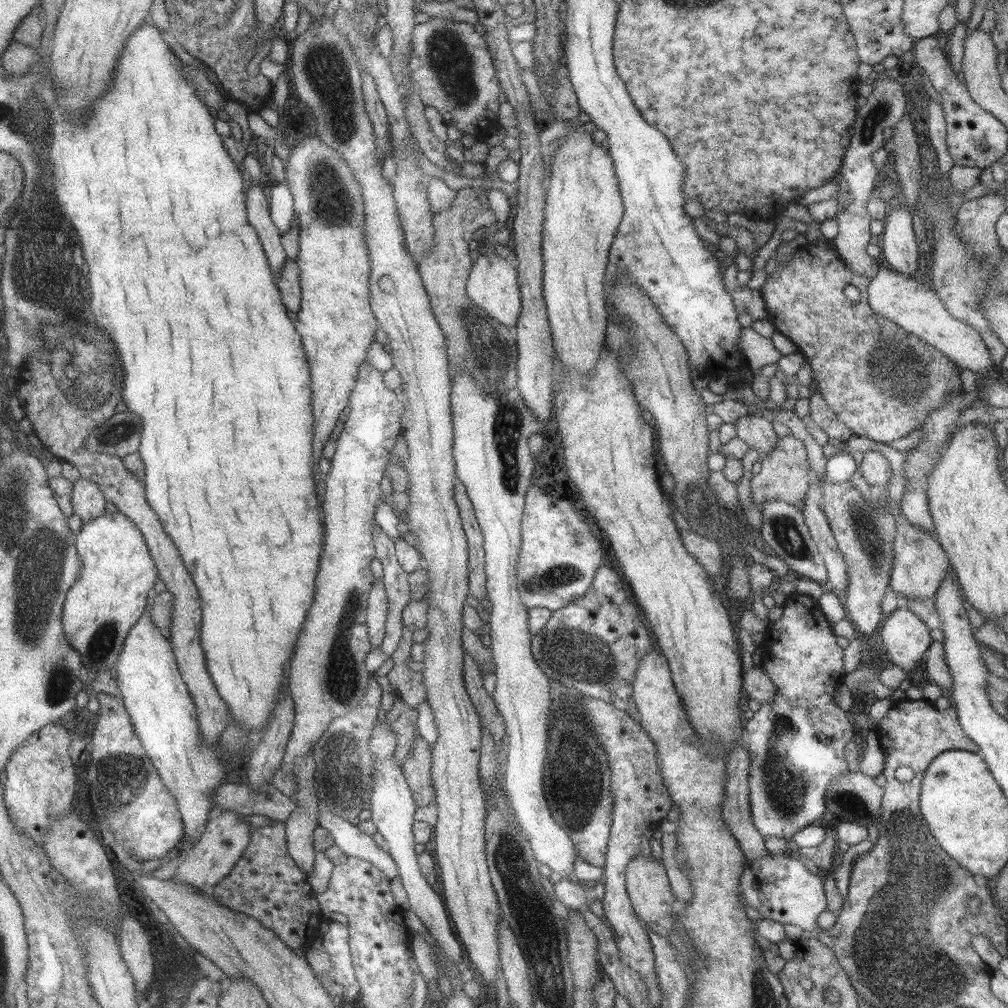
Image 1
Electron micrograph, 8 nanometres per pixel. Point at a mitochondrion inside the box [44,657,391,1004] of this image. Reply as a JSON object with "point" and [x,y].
{"point":[120,780]}

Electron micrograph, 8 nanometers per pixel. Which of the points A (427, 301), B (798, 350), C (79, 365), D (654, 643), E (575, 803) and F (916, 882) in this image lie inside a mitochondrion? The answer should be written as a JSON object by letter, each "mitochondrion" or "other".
{"A":"other","B":"other","C":"mitochondrion","D":"other","E":"mitochondrion","F":"mitochondrion"}

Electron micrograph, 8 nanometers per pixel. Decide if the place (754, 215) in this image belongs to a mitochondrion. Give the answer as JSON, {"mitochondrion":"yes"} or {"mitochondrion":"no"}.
{"mitochondrion":"no"}

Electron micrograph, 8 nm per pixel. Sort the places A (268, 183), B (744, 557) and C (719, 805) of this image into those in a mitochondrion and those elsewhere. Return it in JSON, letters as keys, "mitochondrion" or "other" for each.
{"A":"other","B":"other","C":"other"}

